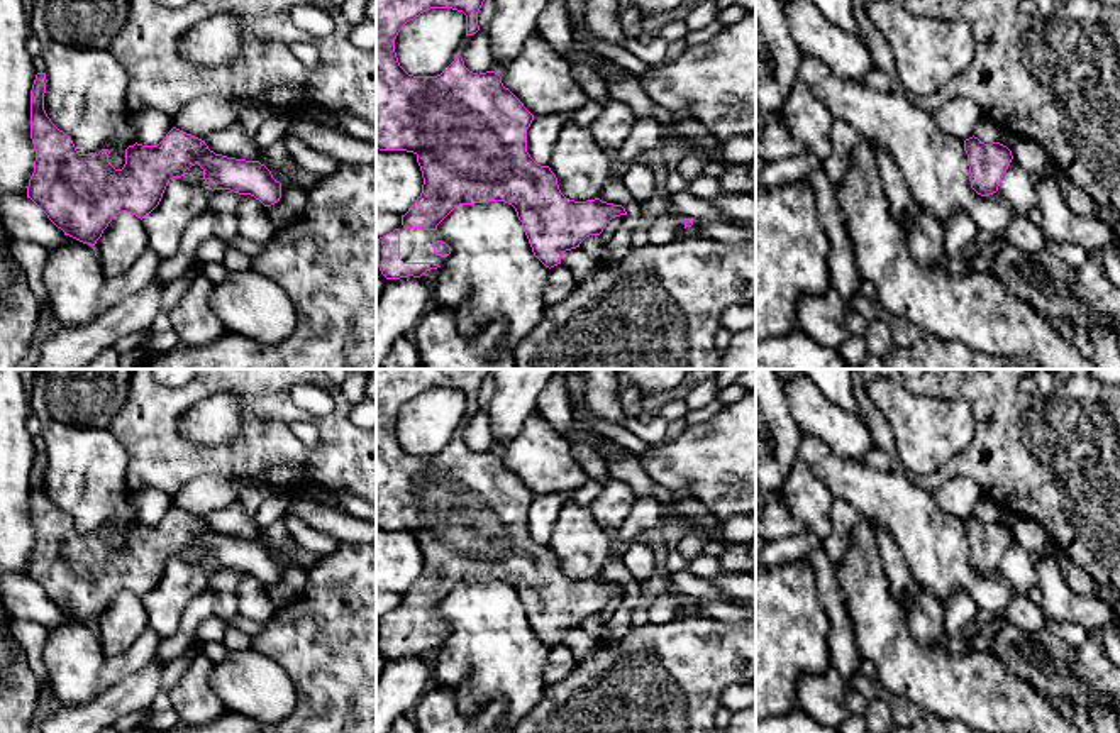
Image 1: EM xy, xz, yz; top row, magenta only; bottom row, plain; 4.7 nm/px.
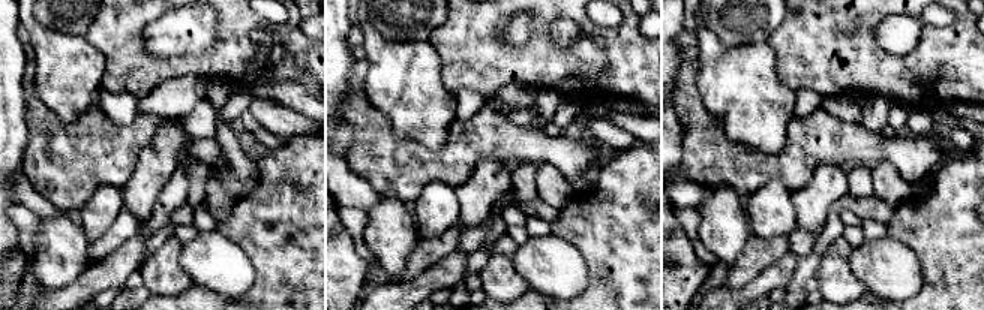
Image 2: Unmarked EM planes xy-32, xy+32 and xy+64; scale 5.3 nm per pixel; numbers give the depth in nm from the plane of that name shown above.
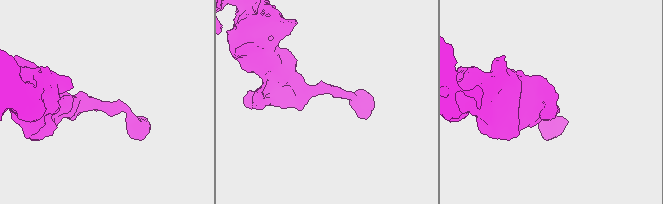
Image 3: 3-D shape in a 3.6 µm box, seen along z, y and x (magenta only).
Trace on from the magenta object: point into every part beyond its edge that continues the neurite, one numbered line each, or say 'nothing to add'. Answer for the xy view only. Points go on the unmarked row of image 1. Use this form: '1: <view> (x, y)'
nothing to add

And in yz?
nothing to add

